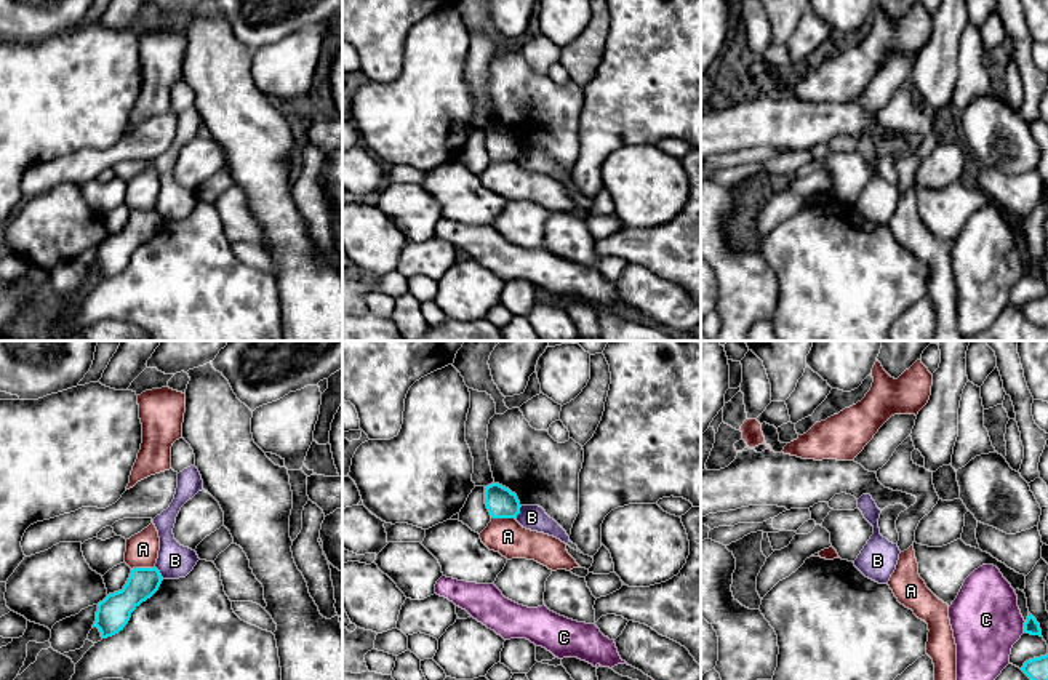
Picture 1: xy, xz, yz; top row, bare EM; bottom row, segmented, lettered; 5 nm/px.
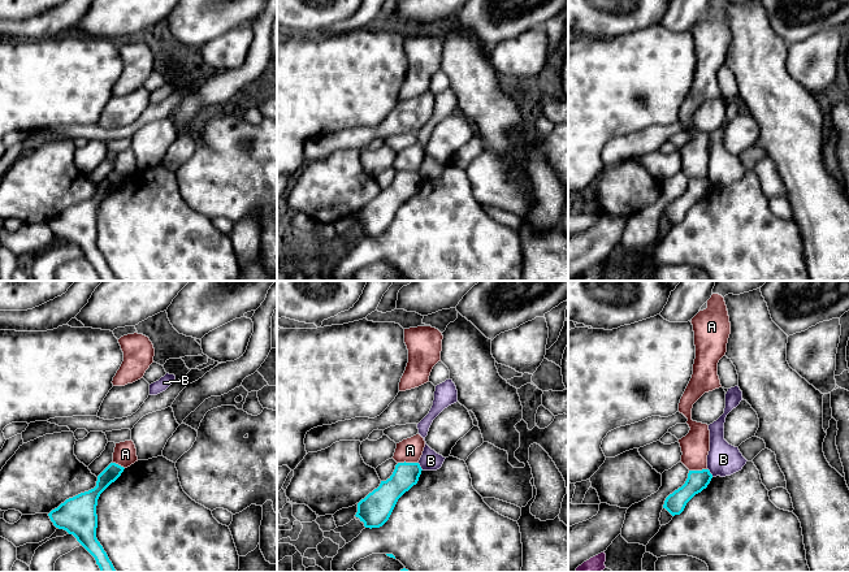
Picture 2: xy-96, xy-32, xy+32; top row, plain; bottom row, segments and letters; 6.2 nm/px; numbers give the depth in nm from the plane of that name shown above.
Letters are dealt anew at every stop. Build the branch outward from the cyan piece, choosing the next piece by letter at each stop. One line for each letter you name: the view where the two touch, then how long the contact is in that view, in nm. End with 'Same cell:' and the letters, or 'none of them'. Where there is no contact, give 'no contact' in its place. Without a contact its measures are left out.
Same cell: none of them

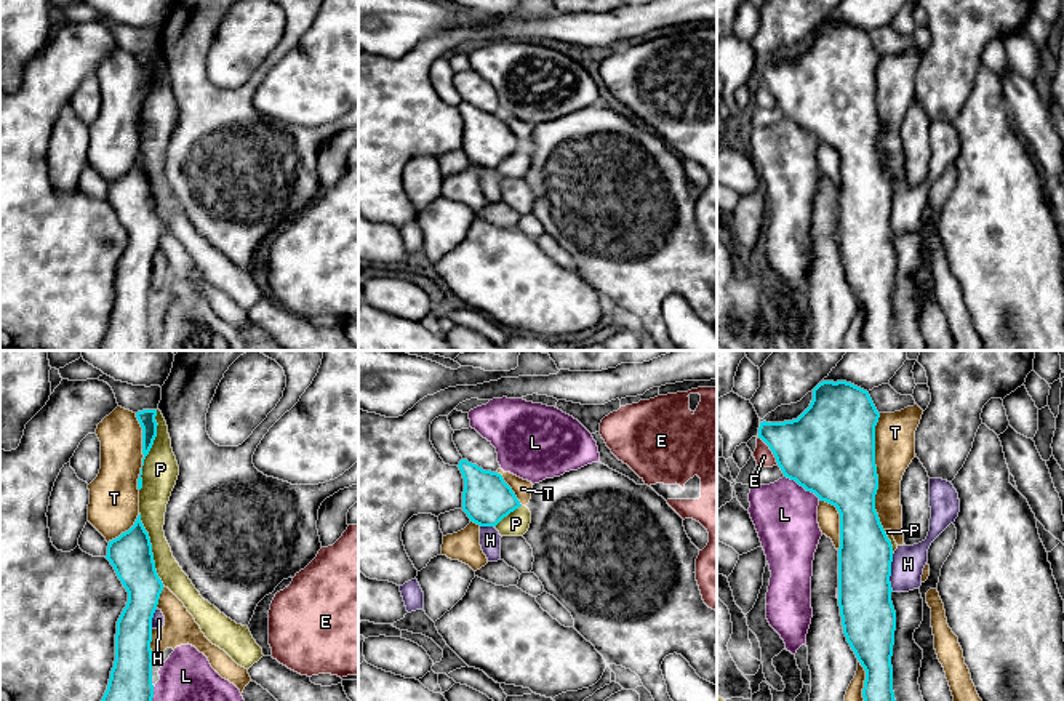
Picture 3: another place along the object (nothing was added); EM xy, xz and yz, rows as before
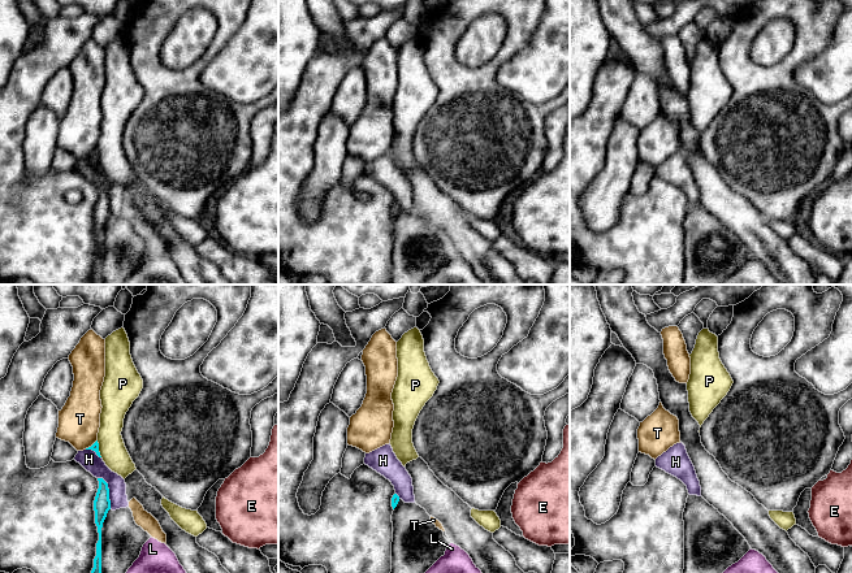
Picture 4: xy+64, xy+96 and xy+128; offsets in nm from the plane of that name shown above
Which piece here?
Same cell: none of them

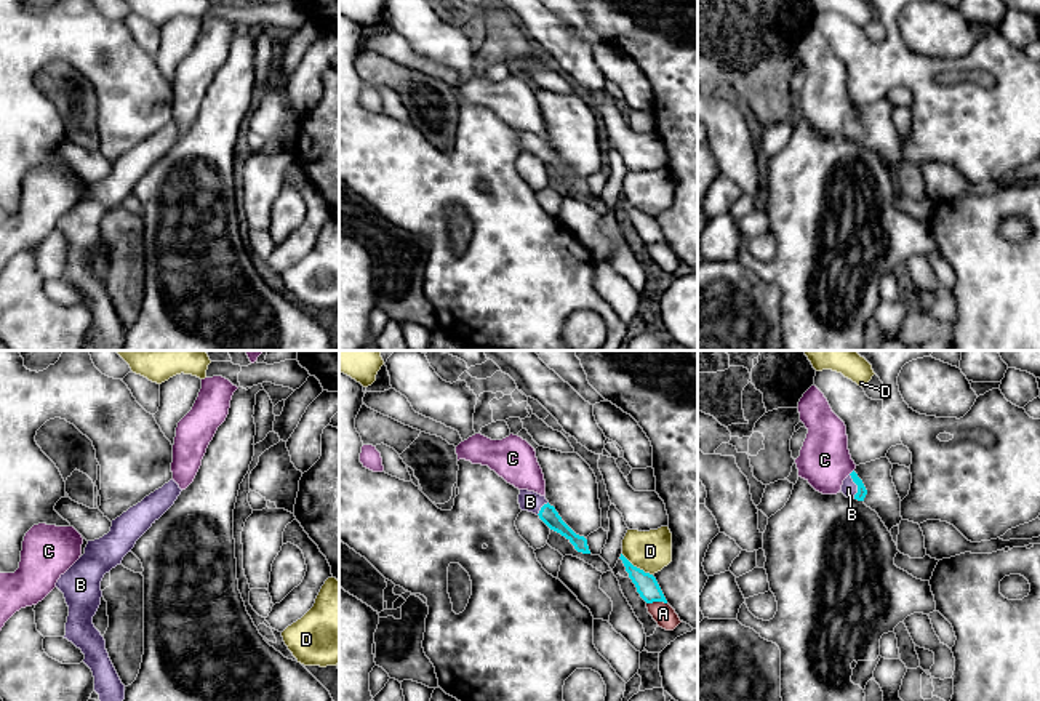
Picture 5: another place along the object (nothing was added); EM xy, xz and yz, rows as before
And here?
B: meets cyan in yz; contact 130 nm long
Same cell: B

